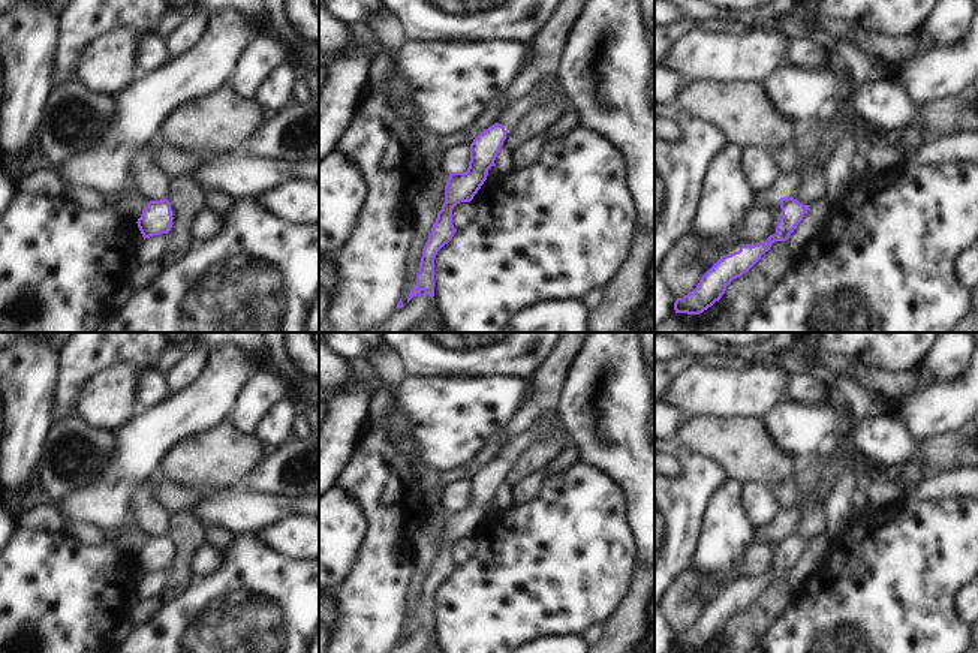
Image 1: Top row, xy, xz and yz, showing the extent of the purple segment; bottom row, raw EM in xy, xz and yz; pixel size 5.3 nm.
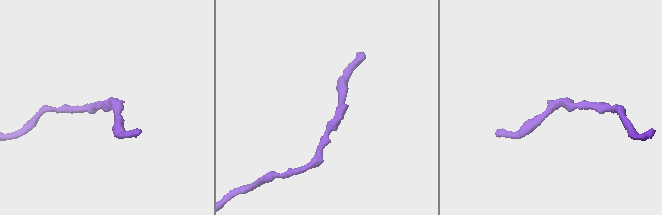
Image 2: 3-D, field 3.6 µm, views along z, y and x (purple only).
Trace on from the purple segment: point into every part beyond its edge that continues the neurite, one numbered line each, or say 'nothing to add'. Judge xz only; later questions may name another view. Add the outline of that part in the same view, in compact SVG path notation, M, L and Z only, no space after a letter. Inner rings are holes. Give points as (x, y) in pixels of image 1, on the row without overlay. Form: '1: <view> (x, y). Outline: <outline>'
1: xz (517, 445). Outline: M541 418L524 434L511 437L503 448L499 449L497 458L509 467L533 442L547 436L565 431L560 421Z

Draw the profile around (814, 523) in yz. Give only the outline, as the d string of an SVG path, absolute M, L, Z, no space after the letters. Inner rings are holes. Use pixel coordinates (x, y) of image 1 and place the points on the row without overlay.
M822 499L810 500L801 514L795 533L803 541L812 541L827 533L828 530L828 502Z

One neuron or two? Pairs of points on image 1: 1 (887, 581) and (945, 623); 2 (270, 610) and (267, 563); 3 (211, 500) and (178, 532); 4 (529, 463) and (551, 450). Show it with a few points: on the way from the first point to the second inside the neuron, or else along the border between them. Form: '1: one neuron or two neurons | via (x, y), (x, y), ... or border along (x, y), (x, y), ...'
1: one neuron | via (902, 592), (930, 620)
2: one neuron | via (267, 598), (267, 575)
3: two neurons | border along (190, 511), (202, 526)
4: one neuron | via (535, 457), (545, 450)

